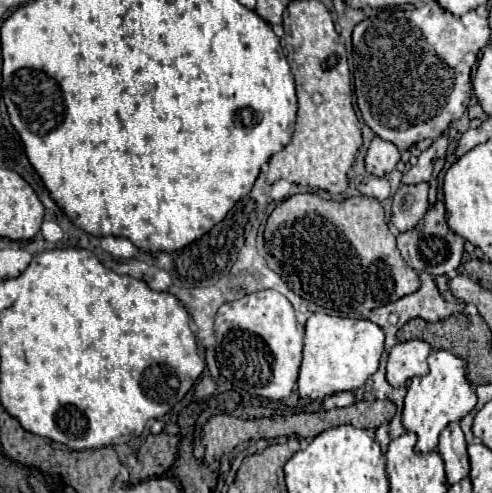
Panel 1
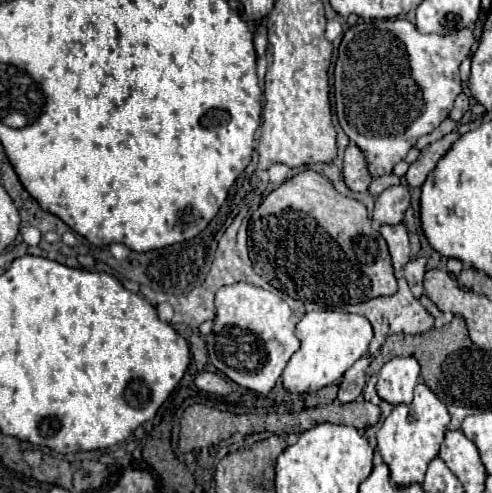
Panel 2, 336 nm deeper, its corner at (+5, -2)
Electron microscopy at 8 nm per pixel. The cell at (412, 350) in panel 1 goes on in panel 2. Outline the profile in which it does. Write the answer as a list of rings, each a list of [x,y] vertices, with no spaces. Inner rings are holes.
[[[392,358],[378,374],[378,396],[390,404],[412,402],[412,392],[420,376],[420,364],[416,358]]]

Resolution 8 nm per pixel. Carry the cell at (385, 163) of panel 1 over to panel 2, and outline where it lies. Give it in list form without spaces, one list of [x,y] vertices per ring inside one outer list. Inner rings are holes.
[[[350,144],[344,154],[344,182],[352,192],[366,192],[372,182],[366,156],[356,144]]]

